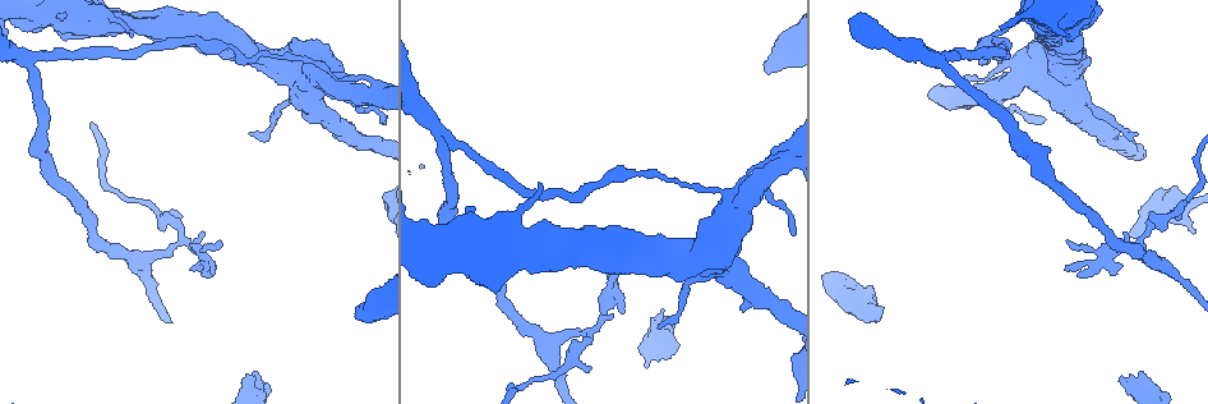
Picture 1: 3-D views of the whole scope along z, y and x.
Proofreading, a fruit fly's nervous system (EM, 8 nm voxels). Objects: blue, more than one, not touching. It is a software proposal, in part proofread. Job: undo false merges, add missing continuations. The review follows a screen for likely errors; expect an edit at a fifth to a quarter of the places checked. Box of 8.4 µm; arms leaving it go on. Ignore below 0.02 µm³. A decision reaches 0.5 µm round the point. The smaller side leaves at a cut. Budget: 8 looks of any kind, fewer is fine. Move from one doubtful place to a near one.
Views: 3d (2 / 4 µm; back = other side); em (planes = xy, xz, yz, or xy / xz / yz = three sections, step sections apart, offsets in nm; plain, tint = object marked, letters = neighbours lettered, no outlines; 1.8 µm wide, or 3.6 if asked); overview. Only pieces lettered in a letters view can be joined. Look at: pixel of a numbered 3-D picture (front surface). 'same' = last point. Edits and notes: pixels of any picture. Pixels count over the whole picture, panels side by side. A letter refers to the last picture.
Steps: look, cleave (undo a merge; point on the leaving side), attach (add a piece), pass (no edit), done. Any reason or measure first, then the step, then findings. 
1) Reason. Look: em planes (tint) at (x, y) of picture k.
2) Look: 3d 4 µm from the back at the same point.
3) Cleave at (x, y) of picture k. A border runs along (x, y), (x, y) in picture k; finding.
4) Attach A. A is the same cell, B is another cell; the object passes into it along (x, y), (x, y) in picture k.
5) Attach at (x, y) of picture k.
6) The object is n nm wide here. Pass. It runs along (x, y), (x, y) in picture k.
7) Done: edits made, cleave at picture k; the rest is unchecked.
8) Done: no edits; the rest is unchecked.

Sharp bend. Look: 3d 4 µm at (1012, 65) of picture 1.

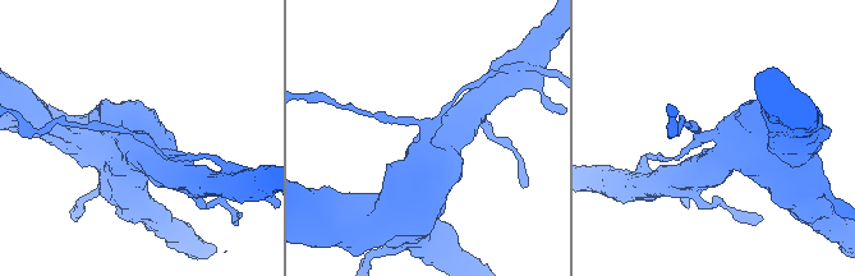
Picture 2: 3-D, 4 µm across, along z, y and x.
Need the tissue. Look: em 3.6 µm planes (tint) at (427, 144) of picture 2.

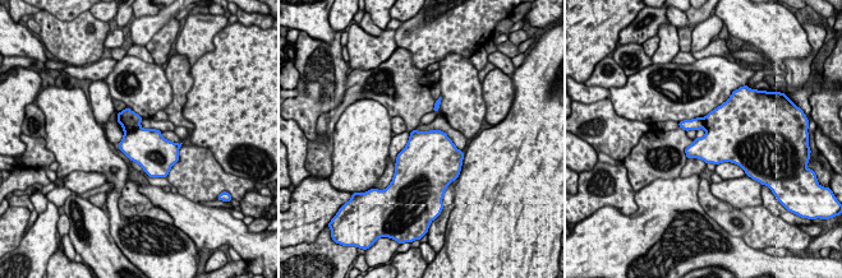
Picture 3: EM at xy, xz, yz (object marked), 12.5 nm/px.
Look: em 3.6 µm planes (letters) at the same point.

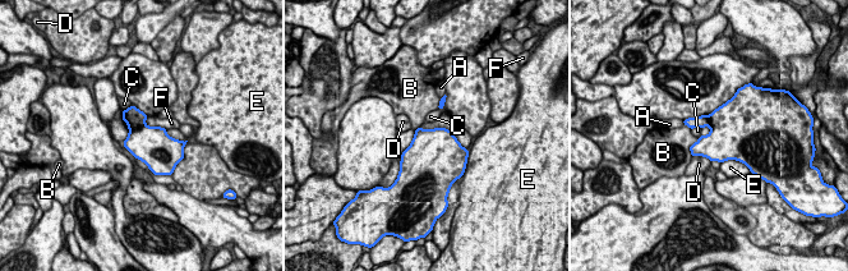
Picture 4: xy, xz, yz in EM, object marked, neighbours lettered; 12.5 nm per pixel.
The longest contact is with E, 320 nm. Pass. A, B, C, D, E and F are other cells; a border runs along (144, 119), (148, 125), (165, 129) in picture 4; one cell here.

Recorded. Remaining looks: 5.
Tapers out. Look: 3d 2 µm at (1136, 134) of picture 1.

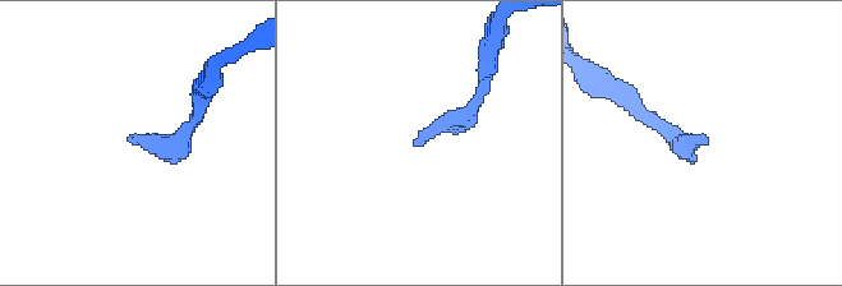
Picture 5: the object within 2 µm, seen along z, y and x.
Look: em planes (letters) at (126, 138) of picture 5.

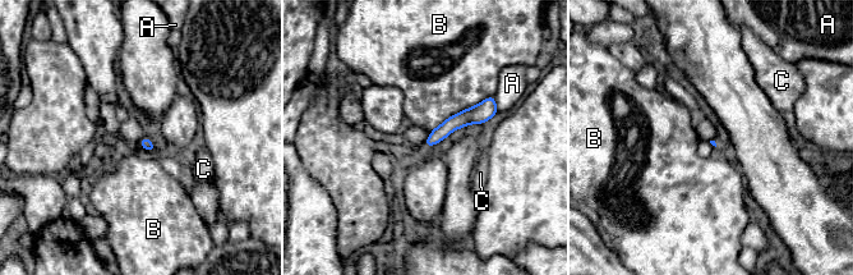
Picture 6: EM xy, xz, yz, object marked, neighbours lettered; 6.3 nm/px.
Pass. A, B and C are other cells; it runs along (490, 102), (429, 142) in picture 6; none of them fits.

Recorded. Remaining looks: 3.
Abrupt turn. Look: em planes (tint) at (444, 134) of picture 1.

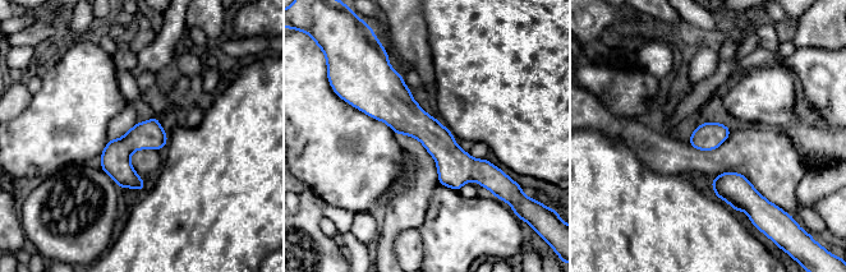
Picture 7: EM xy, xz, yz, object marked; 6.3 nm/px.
Look: em planes (letters) at the same point.

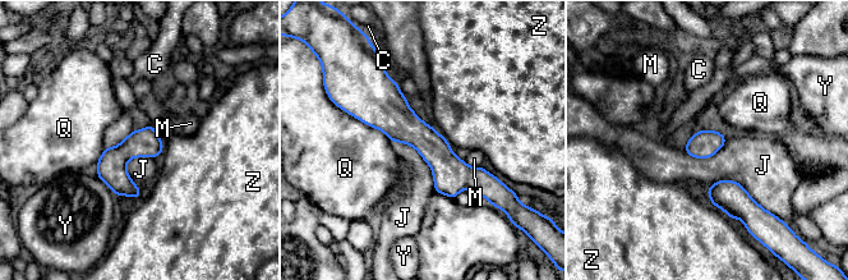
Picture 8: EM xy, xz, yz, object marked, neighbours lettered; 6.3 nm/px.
The longest contact is with J, 440 nm. Pass. C, J, M, Q, Y and Z are other cells; a border runs along (392, 141), (420, 155), (437, 192) in picture 8; all the same cell.

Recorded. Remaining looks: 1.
Done: no edits; the rest is unchecked.

